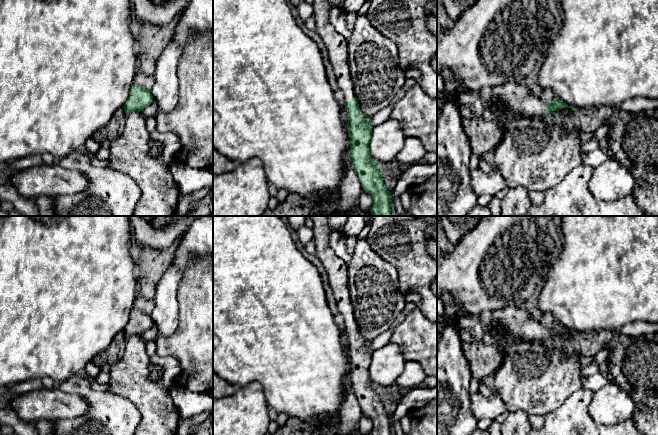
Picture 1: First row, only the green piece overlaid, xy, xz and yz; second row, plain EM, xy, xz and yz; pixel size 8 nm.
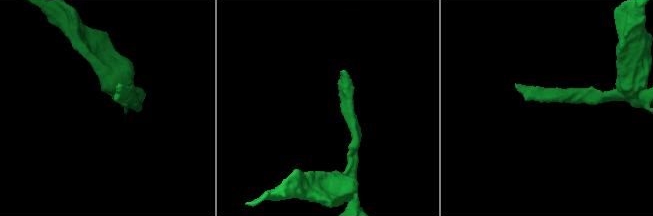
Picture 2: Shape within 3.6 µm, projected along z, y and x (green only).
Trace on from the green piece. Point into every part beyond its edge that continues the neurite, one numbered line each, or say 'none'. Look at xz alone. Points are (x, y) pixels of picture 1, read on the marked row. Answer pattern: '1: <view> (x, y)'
1: xz (336, 45)

